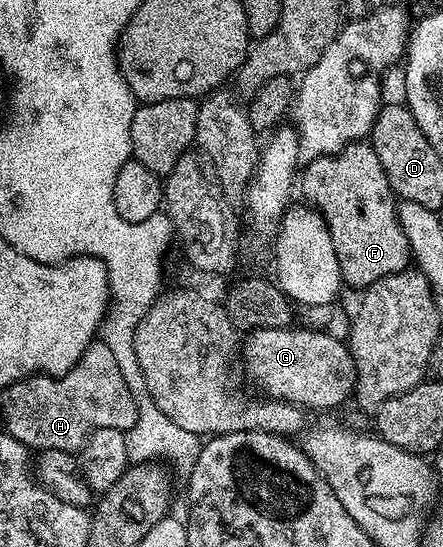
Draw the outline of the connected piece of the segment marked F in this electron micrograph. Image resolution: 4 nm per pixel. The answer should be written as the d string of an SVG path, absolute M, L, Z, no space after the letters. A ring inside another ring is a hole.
M370 142L350 143L342 147L336 155L322 155L310 160L306 166L301 171L301 187L303 183L303 195L307 198L304 200L327 222L343 283L346 286L366 289L373 285L373 281L381 281L381 277L408 270L409 260L412 258L411 248L407 245L405 233L399 228L398 218L393 217L393 192L390 187L383 185L387 178Z

